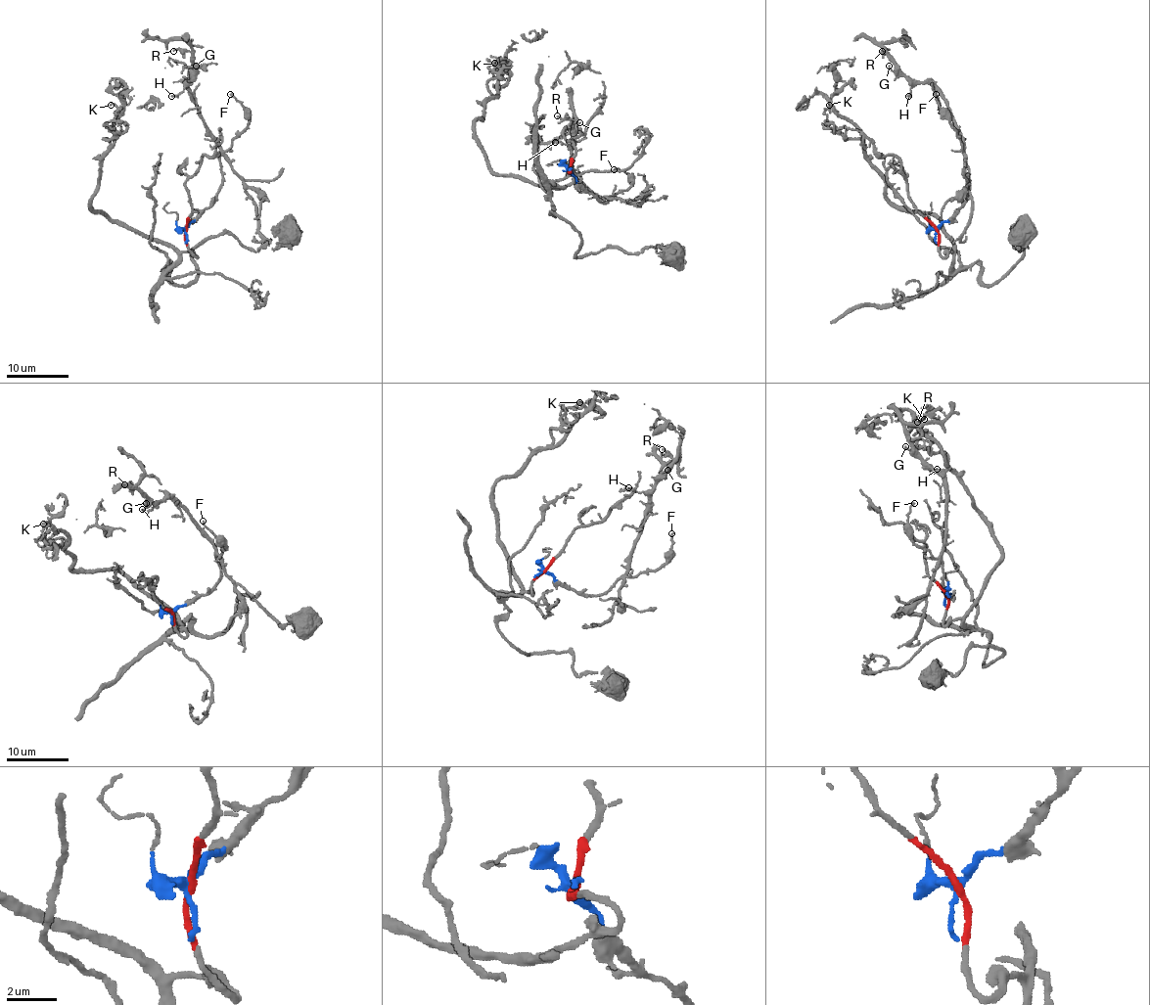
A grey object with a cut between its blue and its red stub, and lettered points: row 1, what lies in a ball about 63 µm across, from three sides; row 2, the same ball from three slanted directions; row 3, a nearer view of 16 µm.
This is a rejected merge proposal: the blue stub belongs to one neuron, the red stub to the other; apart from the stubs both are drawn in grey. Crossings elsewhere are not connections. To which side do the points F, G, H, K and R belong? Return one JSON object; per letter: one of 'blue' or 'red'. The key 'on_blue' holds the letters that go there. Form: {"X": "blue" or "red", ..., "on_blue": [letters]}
{"F": "blue", "G": "blue", "H": "blue", "K": "red", "R": "blue", "on_blue": ["F", "G", "H", "R"]}

